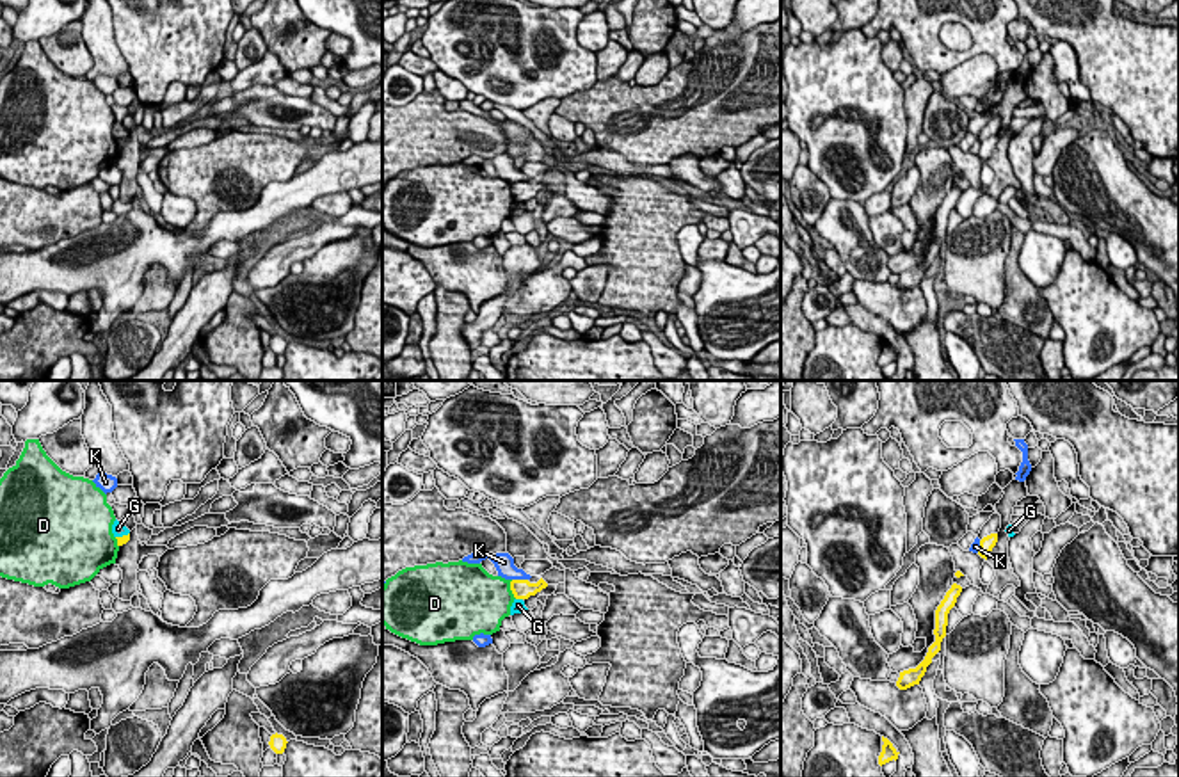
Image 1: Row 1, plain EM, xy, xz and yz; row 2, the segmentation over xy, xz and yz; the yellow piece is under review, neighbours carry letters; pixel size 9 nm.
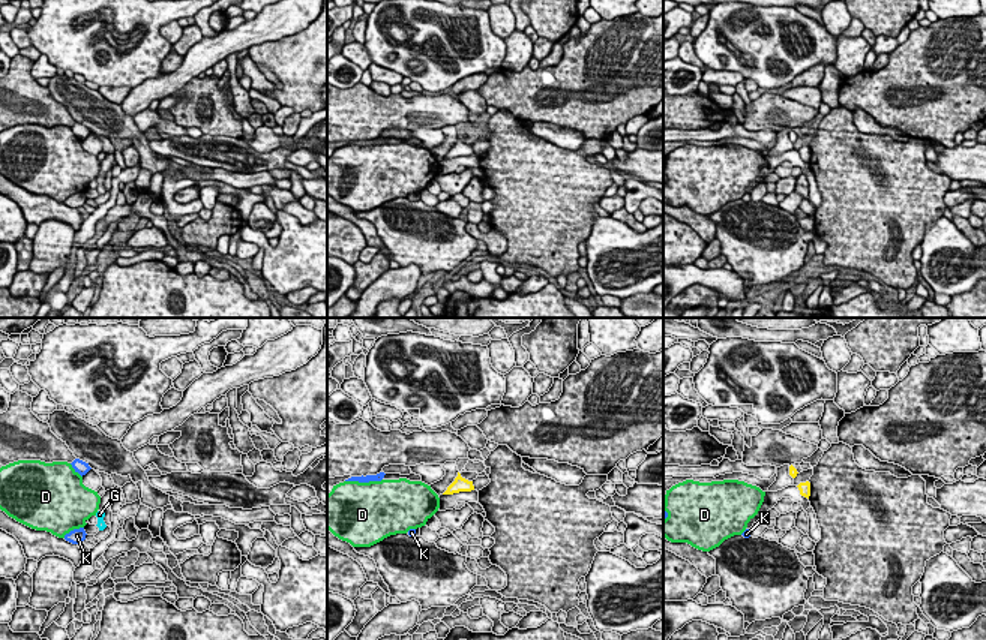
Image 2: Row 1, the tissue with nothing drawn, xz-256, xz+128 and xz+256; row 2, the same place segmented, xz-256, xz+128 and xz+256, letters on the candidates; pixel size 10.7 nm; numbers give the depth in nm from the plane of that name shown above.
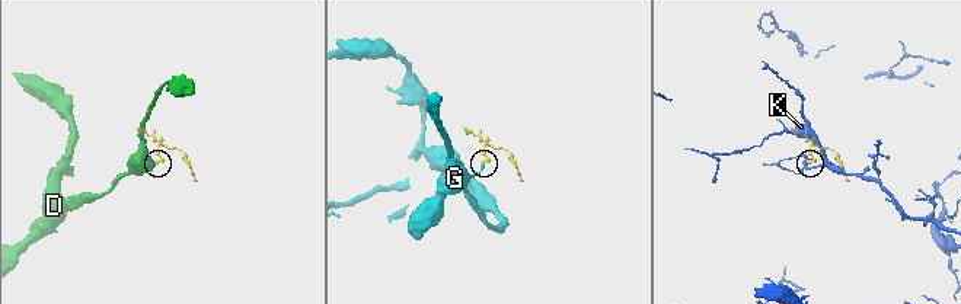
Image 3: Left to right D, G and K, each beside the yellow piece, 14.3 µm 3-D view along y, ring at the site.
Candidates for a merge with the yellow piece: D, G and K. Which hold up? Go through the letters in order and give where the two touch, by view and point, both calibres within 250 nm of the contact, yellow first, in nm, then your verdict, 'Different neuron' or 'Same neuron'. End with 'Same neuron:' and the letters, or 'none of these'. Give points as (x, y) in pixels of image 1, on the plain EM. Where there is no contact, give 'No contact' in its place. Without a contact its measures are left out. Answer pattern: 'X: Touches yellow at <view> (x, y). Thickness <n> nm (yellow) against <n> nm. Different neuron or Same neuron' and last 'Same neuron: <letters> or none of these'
D: Touches yellow at xz (511, 191). Thickness 190 nm (yellow) against 460 nm. Different neuron
G: Touches yellow at xz (520, 200). Thickness 190 nm (yellow) against 120 nm. Different neuron
K: Touches yellow at xz (520, 182). Thickness 190 nm (yellow) against 180 nm. Different neuron
Same neuron: none of these

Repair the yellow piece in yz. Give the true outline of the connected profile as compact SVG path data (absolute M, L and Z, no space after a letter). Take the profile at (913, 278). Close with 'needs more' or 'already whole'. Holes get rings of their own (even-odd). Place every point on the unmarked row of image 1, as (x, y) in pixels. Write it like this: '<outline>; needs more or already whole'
M953 185L951 190L946 194L944 201L941 203L941 206L937 208L935 231L934 231L935 244L928 249L925 261L916 270L900 274L900 279L896 283L896 288L900 292L907 292L914 286L919 286L921 279L926 274L926 268L932 265L932 260L941 252L941 244L946 238L948 215L955 208L960 194L962 194L962 188Z; already whole

